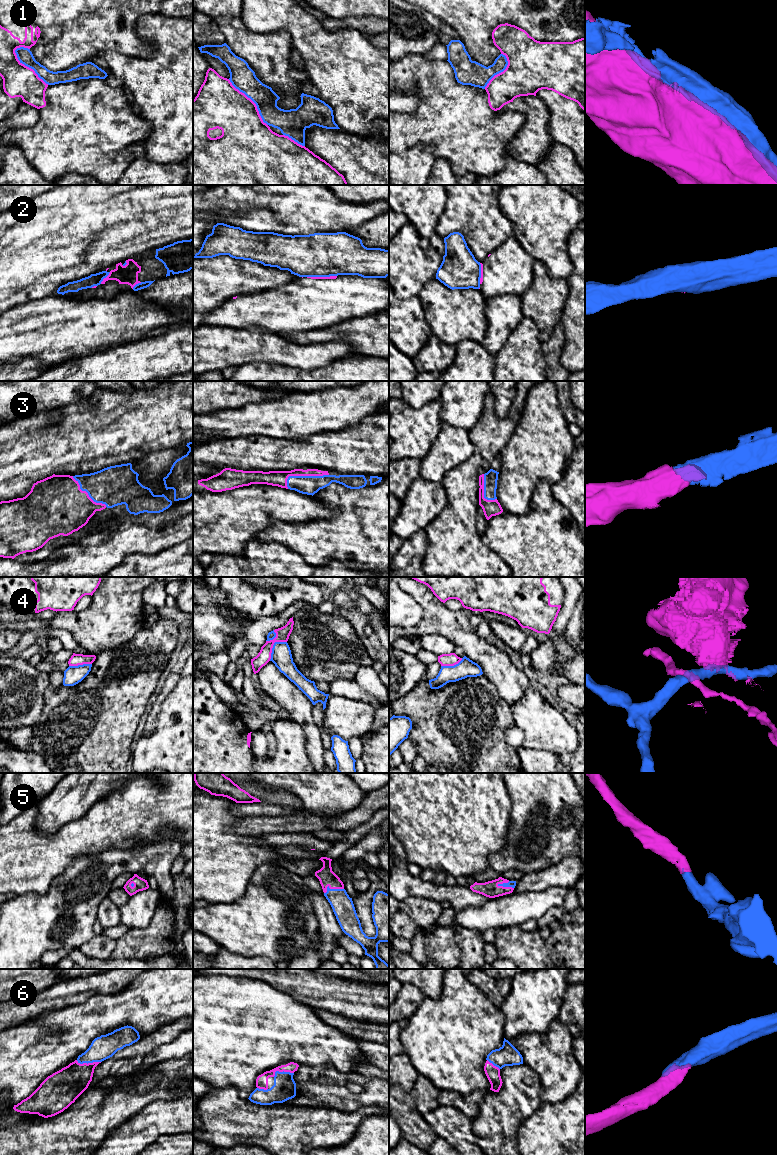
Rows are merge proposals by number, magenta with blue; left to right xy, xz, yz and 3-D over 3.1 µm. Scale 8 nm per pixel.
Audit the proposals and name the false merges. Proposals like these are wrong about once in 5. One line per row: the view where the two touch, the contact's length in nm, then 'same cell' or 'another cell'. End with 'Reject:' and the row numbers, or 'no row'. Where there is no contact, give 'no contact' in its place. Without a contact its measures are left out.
1: meets magenta in xy; contact 400 nm long; another cell
2: meets magenta in xz; contact 240 nm long; another cell
3: meets magenta in xz; contact 360 nm long; same cell
4: meets magenta in xz; contact 220 nm long; another cell
5: meets magenta in yz; contact 140 nm long; same cell
6: meets magenta in xy; contact 200 nm long; same cell
Reject: 1, 2, 4

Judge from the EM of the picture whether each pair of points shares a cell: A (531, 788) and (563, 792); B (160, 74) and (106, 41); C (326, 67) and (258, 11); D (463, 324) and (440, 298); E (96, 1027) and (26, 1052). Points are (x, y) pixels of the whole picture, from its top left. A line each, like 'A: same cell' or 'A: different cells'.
A: same cell
B: different cells
C: same cell
D: same cell
E: same cell

